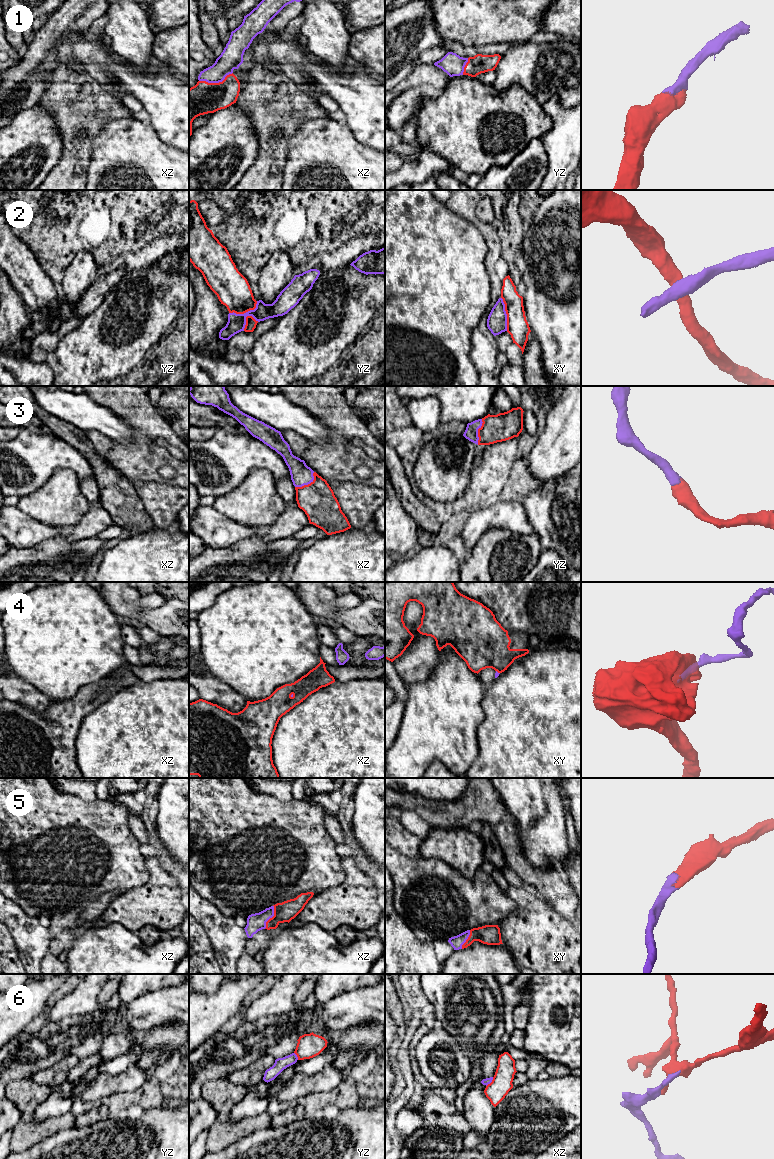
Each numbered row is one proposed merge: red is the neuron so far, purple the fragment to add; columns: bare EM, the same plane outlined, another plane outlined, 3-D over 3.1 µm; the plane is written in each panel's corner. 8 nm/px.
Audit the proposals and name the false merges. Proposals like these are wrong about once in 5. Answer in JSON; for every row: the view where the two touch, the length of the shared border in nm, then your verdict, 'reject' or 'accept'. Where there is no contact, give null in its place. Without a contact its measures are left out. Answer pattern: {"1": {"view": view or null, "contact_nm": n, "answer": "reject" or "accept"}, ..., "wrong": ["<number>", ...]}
{"1": {"view": "xz", "contact_nm": 280, "answer": "accept"}, "2": {"view": "yz", "contact_nm": 260, "answer": "reject"}, "3": {"view": "xz", "contact_nm": 200, "answer": "accept"}, "4": {"view": "xz", "contact_nm": 40, "answer": "accept"}, "5": {"view": "xz", "contact_nm": 200, "answer": "accept"}, "6": {"view": "xz", "contact_nm": 100, "answer": "reject"}, "wrong": ["2", "6"]}

